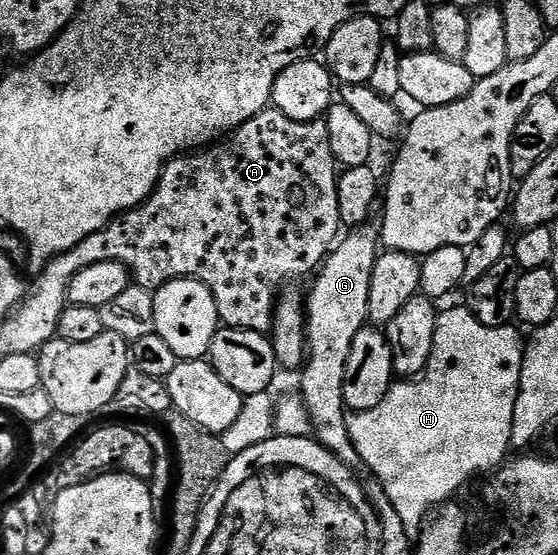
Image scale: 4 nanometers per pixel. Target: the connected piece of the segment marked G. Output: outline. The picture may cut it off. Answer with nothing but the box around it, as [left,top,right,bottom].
[301,222,382,466]

